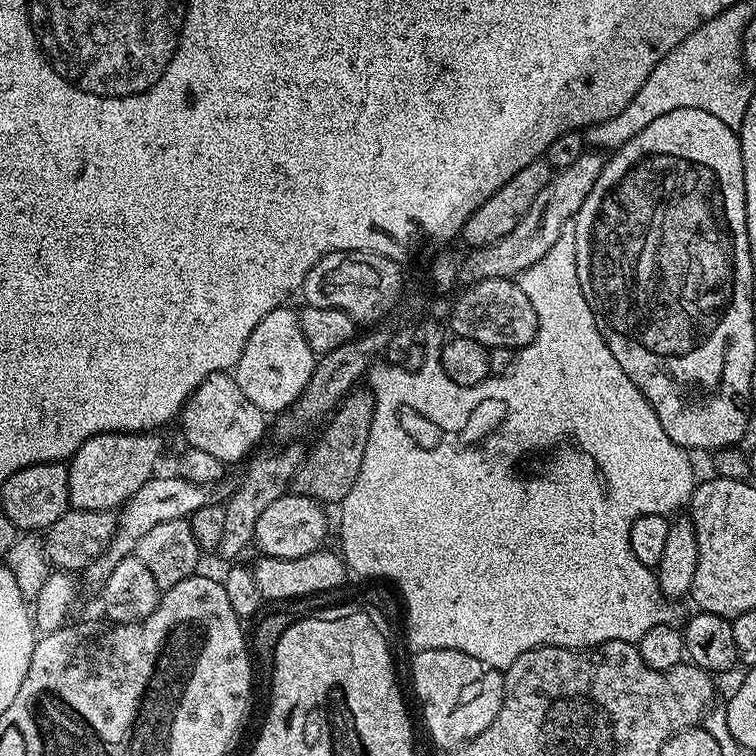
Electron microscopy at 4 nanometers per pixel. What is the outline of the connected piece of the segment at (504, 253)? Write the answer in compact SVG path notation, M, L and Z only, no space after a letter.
M585 150L582 158L578 162L573 162L570 166L553 171L550 182L542 186L538 193L538 198L534 198L534 203L530 205L530 210L498 242L494 242L485 248L472 248L469 256L462 260L459 265L459 279L464 282L475 282L478 280L489 280L490 278L509 278L519 277L521 272L525 272L554 242L558 242L558 234L569 222L576 217L582 202L586 202L586 194L594 190L594 182L598 182L598 174L602 174L606 156L600 150Z

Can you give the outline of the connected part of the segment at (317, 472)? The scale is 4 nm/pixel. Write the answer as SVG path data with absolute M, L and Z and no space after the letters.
M367 387L352 388L331 413L329 424L321 430L316 445L301 459L291 482L295 495L308 496L325 506L336 506L350 494L350 486L354 486L362 470L362 454L366 454L366 438L370 438L370 422L375 409L376 403Z

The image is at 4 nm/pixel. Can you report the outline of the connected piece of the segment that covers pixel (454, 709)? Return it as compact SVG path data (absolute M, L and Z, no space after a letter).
M453 648L422 650L411 657L412 688L424 715L424 728L428 736L440 748L459 748L467 740L472 740L494 718L504 701L504 672L491 668L489 664L470 658Z

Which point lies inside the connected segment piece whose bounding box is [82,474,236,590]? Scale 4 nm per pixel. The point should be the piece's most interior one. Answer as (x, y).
(162, 498)

